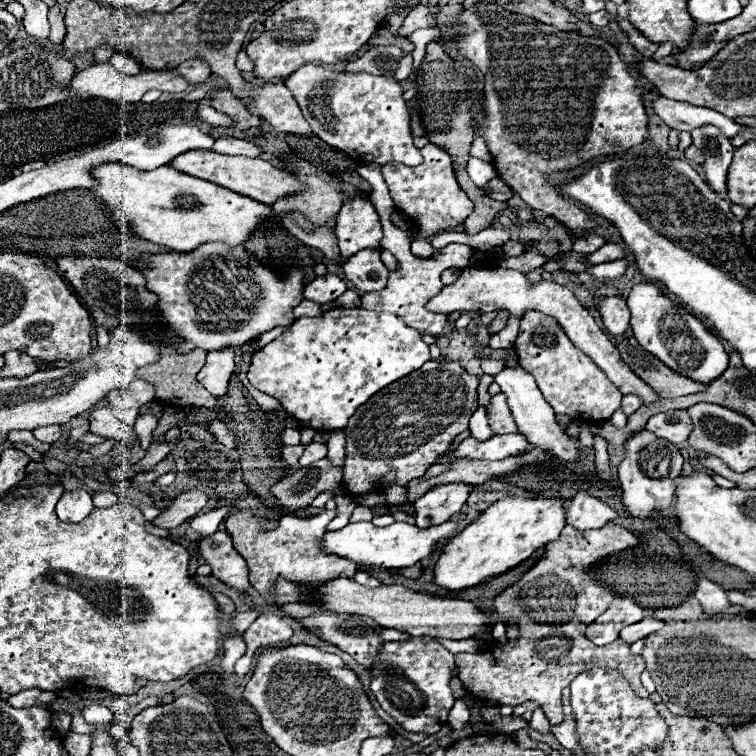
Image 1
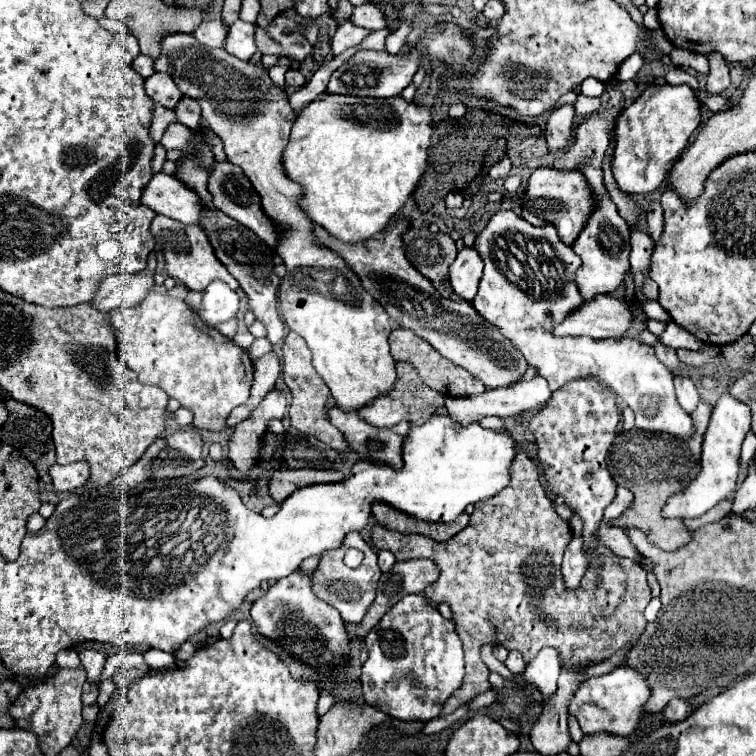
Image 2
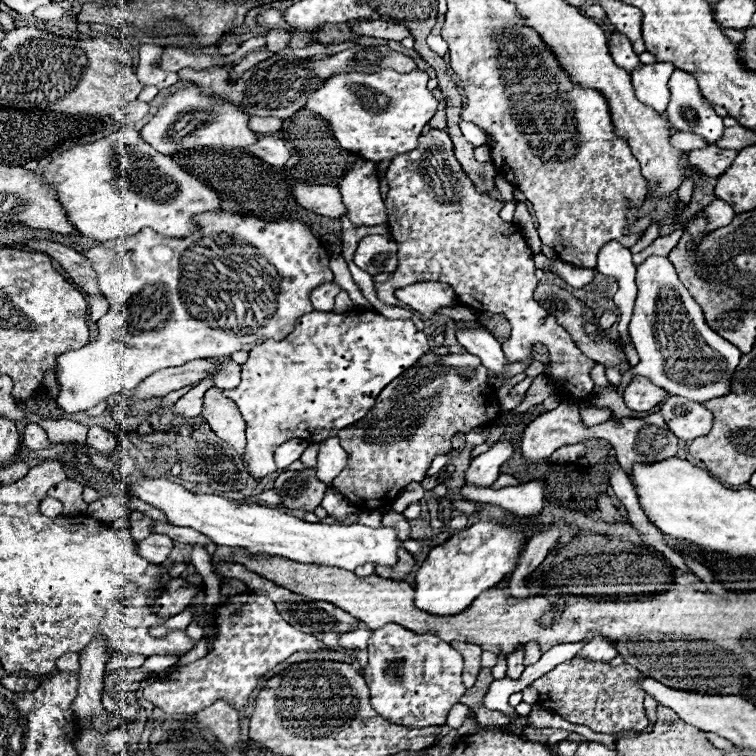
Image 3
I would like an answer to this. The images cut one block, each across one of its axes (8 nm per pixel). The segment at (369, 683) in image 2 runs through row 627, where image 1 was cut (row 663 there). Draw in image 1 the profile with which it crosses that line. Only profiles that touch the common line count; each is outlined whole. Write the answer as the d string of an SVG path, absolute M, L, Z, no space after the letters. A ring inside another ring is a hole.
M430 636L384 642L376 664L372 666L370 690L378 698L384 712L388 712L406 732L436 734L448 720L448 712L456 698L450 692L450 678L454 668L454 654Z

